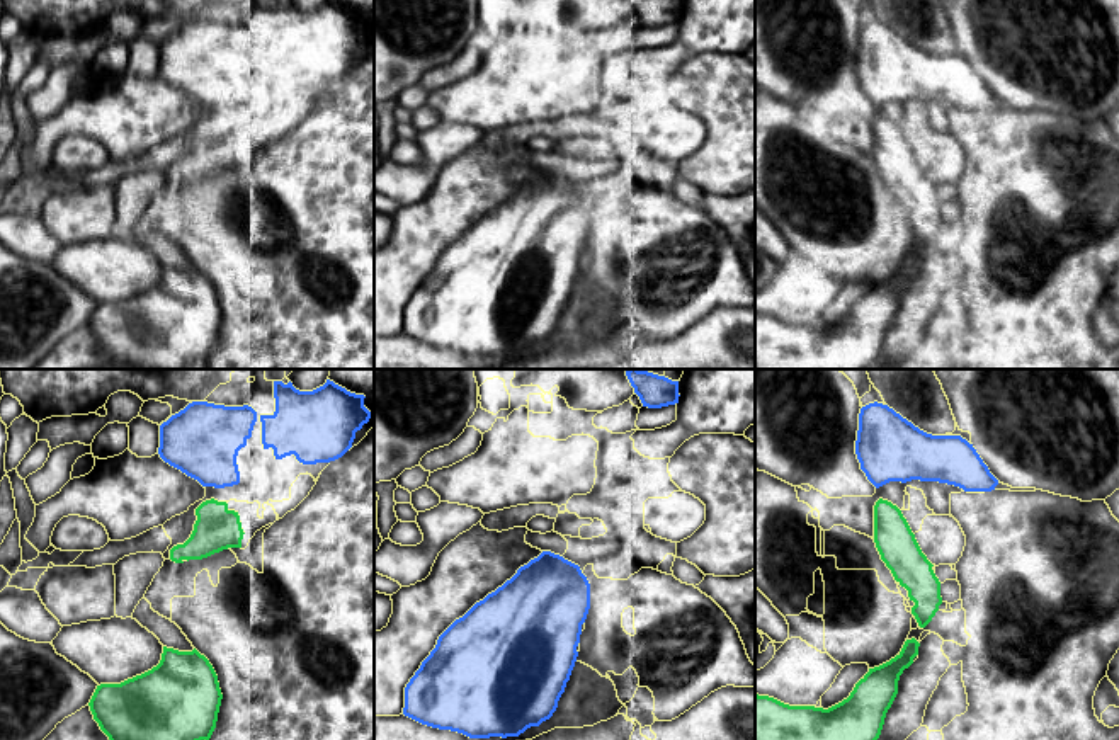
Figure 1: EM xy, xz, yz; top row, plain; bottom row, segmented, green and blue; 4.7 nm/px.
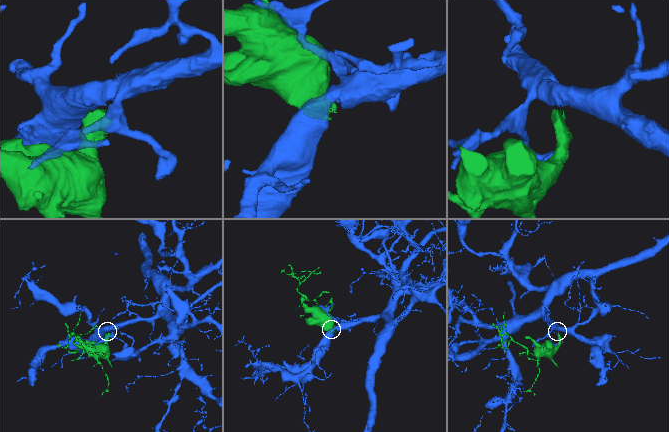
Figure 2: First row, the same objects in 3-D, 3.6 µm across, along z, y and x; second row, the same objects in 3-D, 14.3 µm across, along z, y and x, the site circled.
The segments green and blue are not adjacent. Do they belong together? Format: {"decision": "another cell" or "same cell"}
{"decision": "another cell"}

